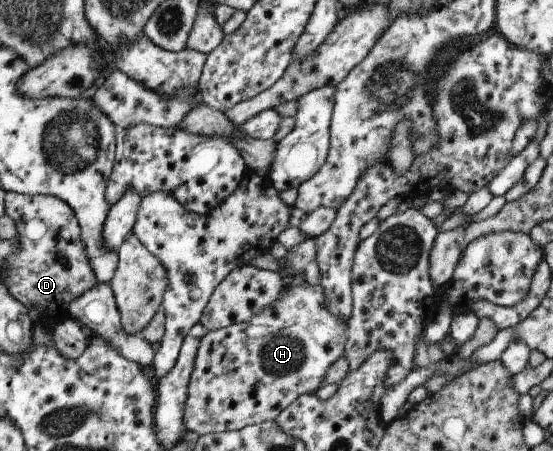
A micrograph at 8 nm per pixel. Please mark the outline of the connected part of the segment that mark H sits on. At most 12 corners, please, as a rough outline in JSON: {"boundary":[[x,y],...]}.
{"boundary":[[318,284],[206,331],[183,426],[273,421],[344,356]]}

